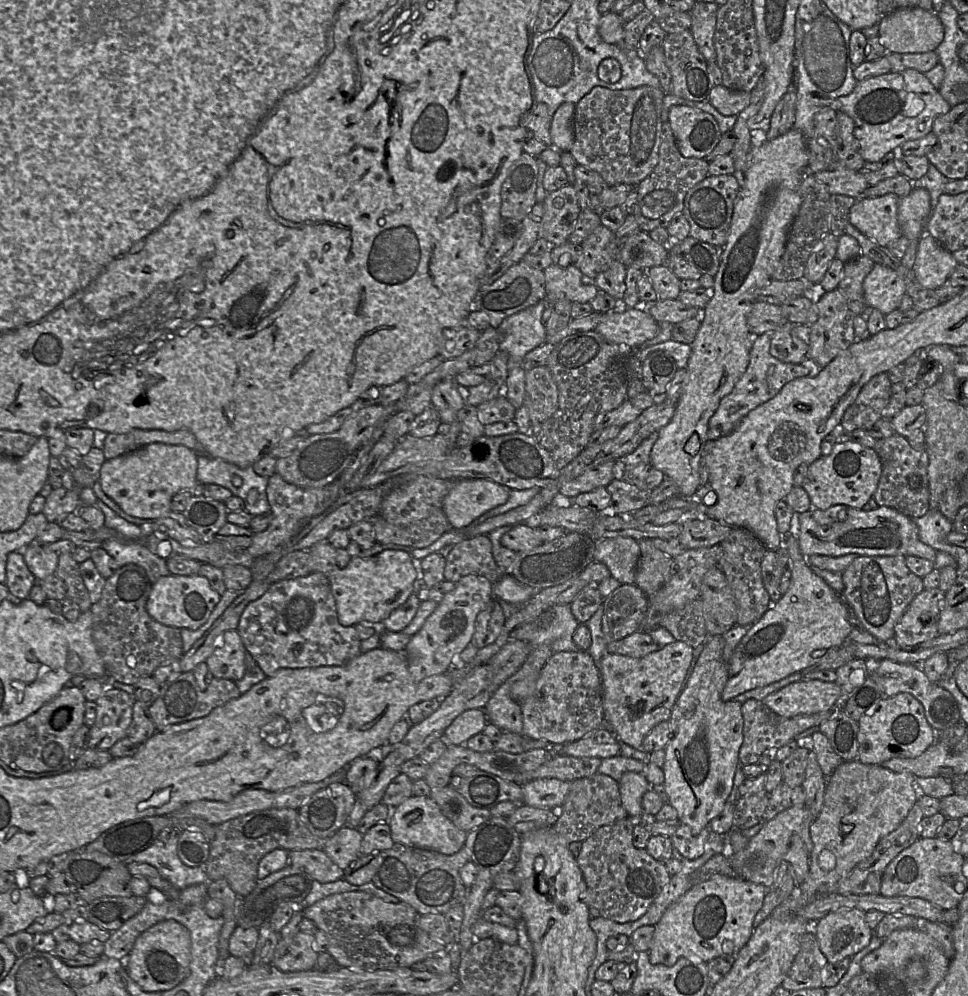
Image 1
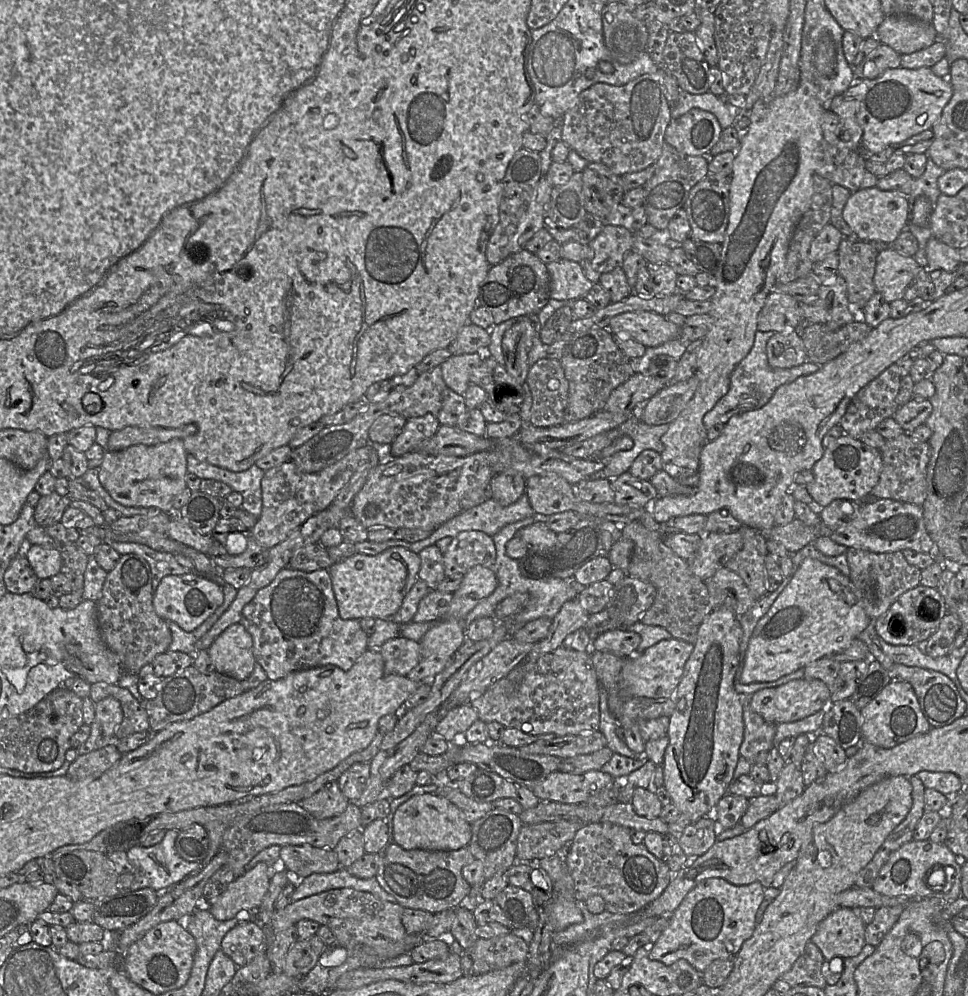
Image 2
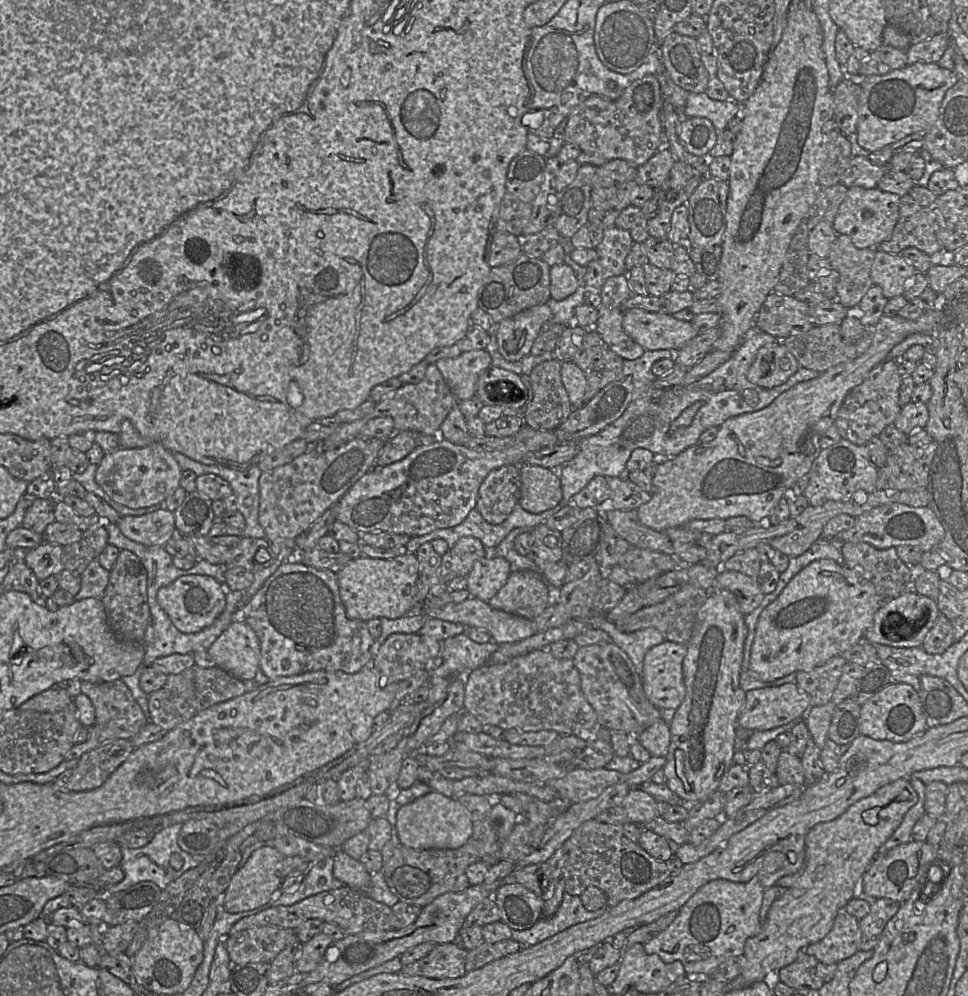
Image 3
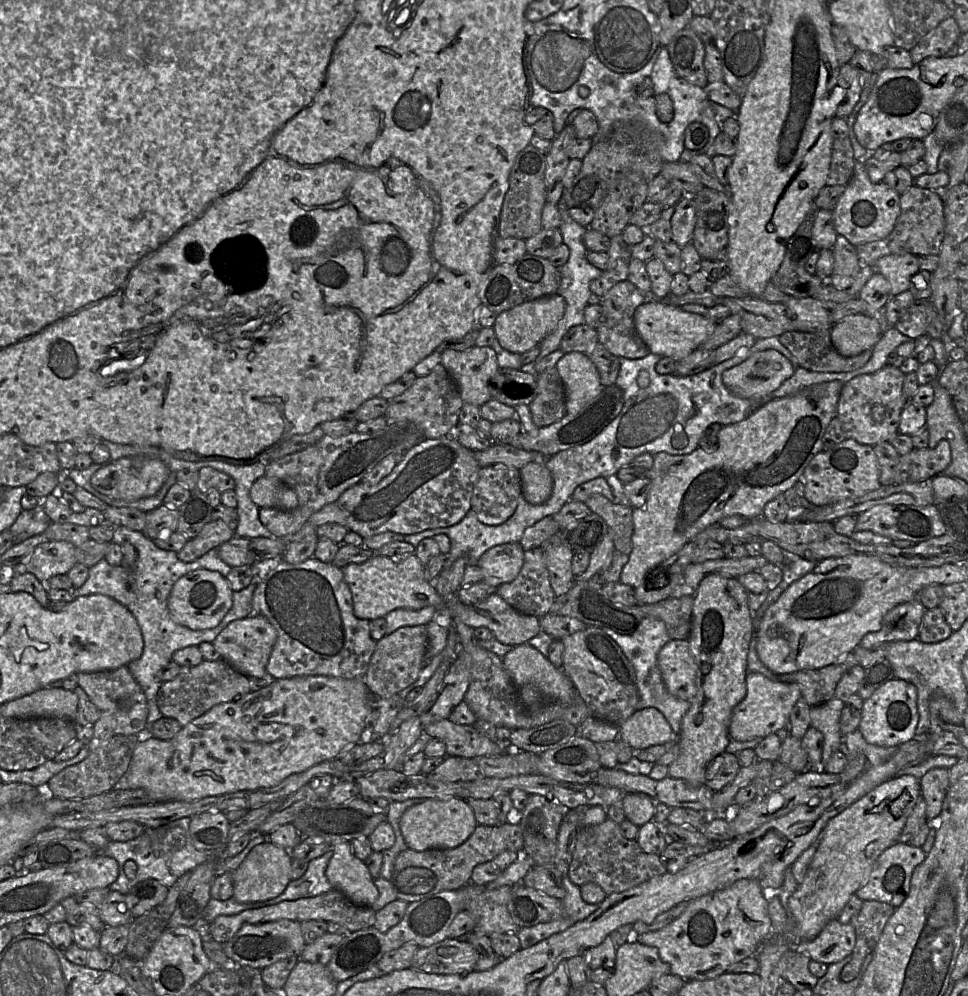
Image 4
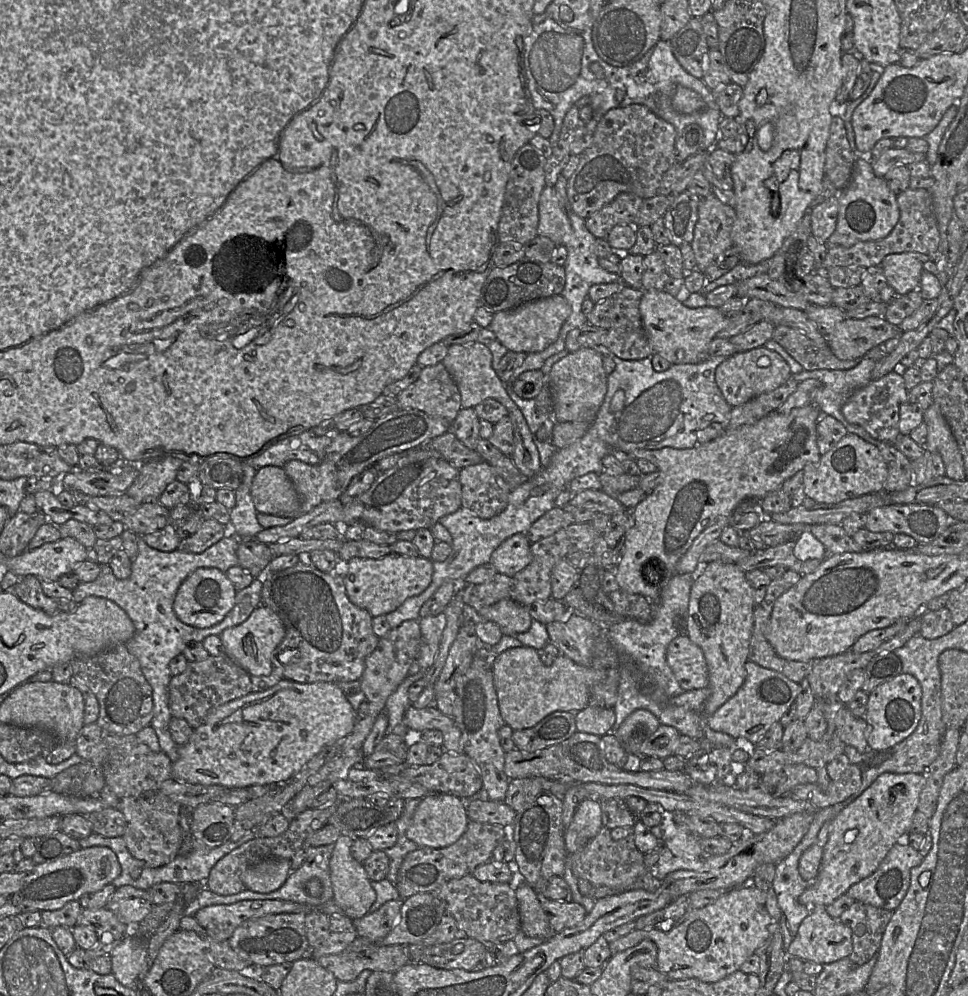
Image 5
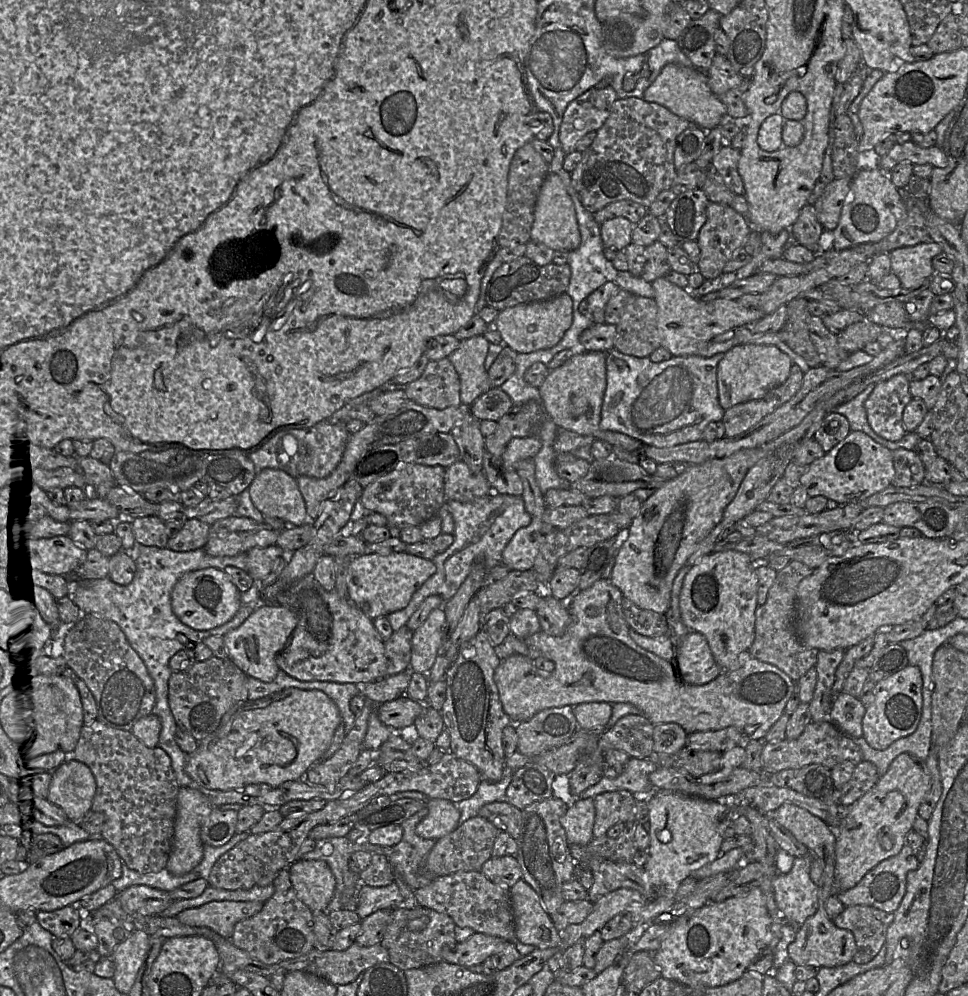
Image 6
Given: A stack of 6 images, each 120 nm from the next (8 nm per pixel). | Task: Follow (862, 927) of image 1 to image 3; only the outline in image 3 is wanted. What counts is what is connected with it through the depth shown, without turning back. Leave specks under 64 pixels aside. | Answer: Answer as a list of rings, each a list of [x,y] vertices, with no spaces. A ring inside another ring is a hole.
[[[846,910],[840,911],[830,932],[819,942],[803,951],[823,964],[838,964],[860,950],[861,931],[859,920]]]

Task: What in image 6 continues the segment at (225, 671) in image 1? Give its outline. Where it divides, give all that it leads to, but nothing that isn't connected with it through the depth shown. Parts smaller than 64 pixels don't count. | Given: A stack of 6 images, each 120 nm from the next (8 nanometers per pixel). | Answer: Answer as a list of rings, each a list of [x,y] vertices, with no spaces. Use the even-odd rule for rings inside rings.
[[[261,601],[242,625],[223,636],[228,657],[248,677],[254,677],[266,683],[271,682],[279,671],[276,655],[284,647],[296,626],[297,617],[290,609],[277,603]]]

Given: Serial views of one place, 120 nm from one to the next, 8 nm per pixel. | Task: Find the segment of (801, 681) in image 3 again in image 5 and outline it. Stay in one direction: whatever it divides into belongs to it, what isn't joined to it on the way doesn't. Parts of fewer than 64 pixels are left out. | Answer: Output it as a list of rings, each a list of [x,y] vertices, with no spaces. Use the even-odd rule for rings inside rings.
[[[852,650],[843,654],[813,660],[812,670],[806,679],[816,701],[835,701],[841,685],[850,672],[865,669],[875,656],[875,651],[855,653]]]

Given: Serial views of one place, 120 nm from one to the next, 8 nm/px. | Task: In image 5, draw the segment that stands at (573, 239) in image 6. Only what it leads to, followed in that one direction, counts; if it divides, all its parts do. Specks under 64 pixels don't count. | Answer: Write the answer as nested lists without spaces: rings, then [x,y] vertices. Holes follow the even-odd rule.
[[[546,185],[539,199],[538,235],[550,238],[556,245],[564,245],[571,223],[562,208],[554,186]]]

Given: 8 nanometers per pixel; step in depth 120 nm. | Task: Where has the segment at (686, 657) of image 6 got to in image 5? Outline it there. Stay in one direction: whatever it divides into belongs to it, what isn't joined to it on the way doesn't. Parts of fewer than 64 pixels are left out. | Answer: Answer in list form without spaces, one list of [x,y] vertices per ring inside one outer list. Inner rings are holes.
[[[681,633],[667,647],[666,660],[684,691],[708,687],[709,671],[702,649]]]

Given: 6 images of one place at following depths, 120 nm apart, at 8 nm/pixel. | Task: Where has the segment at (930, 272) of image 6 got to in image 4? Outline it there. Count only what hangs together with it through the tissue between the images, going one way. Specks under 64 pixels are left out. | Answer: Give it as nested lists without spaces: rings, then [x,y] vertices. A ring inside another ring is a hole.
[[[913,254],[885,255],[874,265],[874,270],[890,283],[892,296],[909,290],[911,277],[919,269],[918,256]]]

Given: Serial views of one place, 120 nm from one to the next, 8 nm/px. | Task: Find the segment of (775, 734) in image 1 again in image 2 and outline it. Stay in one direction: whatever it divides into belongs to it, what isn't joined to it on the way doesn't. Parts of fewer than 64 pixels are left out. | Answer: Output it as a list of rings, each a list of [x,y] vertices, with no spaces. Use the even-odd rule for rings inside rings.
[[[746,703],[743,706],[744,735],[739,748],[741,757],[753,761],[762,751],[771,750],[774,747],[776,725],[765,721],[755,713]]]

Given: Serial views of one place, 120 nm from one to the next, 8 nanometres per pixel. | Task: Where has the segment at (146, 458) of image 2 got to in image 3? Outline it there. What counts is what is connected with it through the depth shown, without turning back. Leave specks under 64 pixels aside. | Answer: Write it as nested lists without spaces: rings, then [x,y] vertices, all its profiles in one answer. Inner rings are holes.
[[[161,443],[144,448],[118,448],[105,454],[98,465],[95,480],[115,502],[138,509],[163,504],[180,487],[182,470],[172,452]]]

